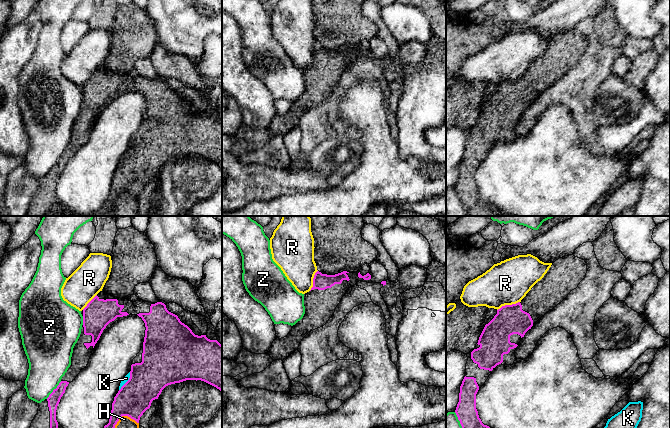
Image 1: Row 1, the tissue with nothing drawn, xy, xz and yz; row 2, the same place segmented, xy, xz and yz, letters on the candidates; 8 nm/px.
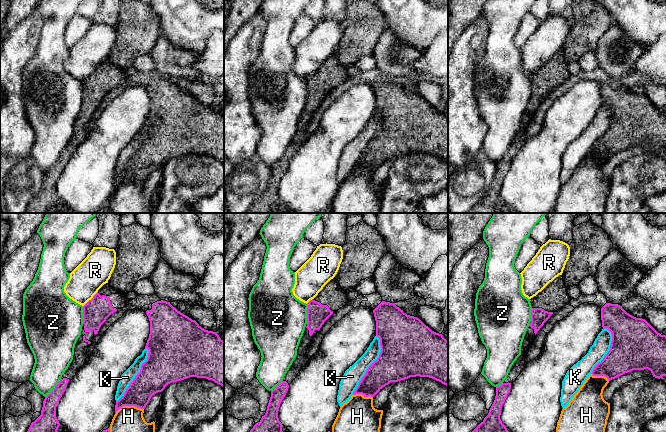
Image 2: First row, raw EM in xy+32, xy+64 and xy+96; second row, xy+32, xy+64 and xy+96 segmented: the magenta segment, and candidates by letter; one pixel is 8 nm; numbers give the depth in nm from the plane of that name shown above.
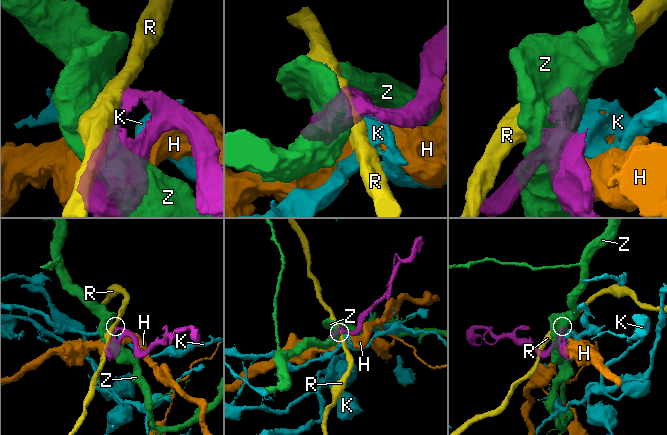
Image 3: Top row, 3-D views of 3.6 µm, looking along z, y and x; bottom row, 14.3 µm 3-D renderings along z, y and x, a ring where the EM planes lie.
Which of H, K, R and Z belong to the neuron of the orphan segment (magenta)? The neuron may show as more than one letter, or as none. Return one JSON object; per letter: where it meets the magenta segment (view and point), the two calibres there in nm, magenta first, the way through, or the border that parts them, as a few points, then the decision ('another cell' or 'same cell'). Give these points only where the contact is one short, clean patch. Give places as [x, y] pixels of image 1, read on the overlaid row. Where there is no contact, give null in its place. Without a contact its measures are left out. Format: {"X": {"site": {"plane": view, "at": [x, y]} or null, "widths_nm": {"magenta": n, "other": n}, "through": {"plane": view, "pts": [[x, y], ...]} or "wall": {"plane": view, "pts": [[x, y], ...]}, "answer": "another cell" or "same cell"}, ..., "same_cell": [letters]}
{"H": {"site": {"plane": "xy", "at": [124, 415]}, "widths_nm": {"magenta": 280, "other": 100}, "answer": "another cell"}, "K": {"site": {"plane": "xy", "at": [127, 381]}, "widths_nm": {"magenta": 280, "other": 50}, "answer": "another cell"}, "R": {"site": {"plane": "yz", "at": [508, 305]}, "widths_nm": {"magenta": 240, "other": 340}, "wall": {"plane": "yz", "pts": [[519, 301], [513, 304], [502, 305], [497, 310]]}, "answer": "another cell"}, "Z": {"site": {"plane": "xy", "at": [53, 390]}, "widths_nm": {"magenta": 100, "other": 320}, "answer": "another cell"}, "same_cell": []}

